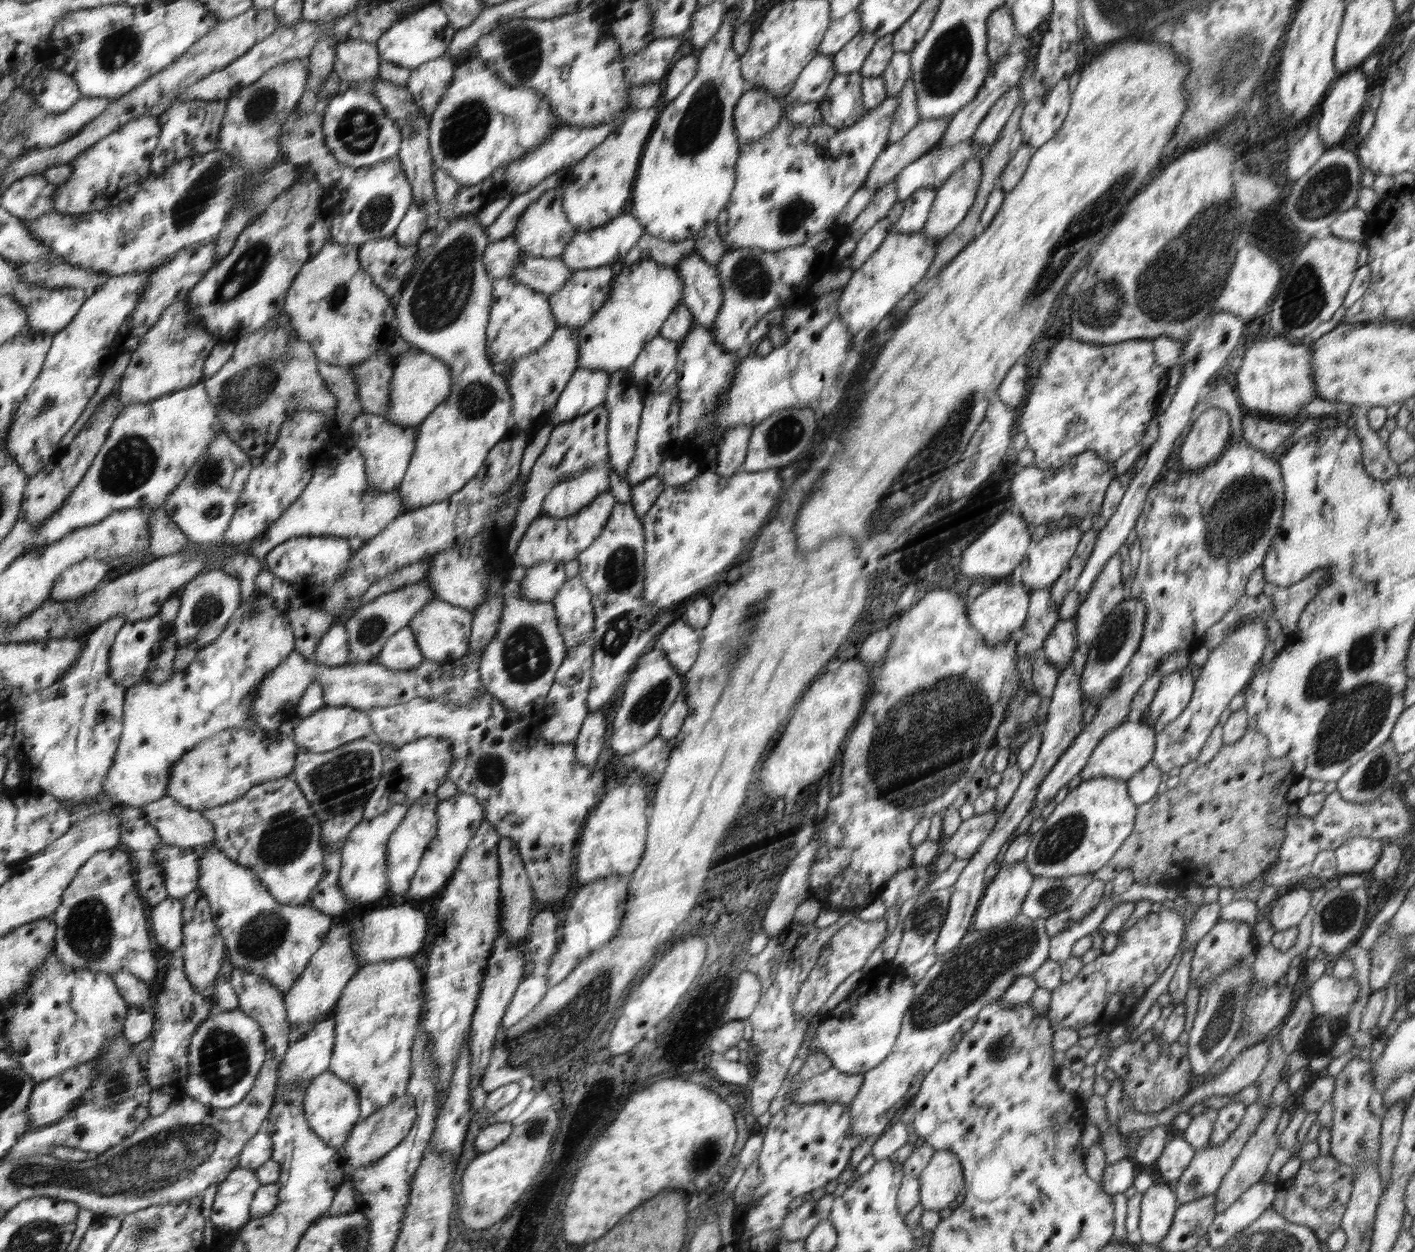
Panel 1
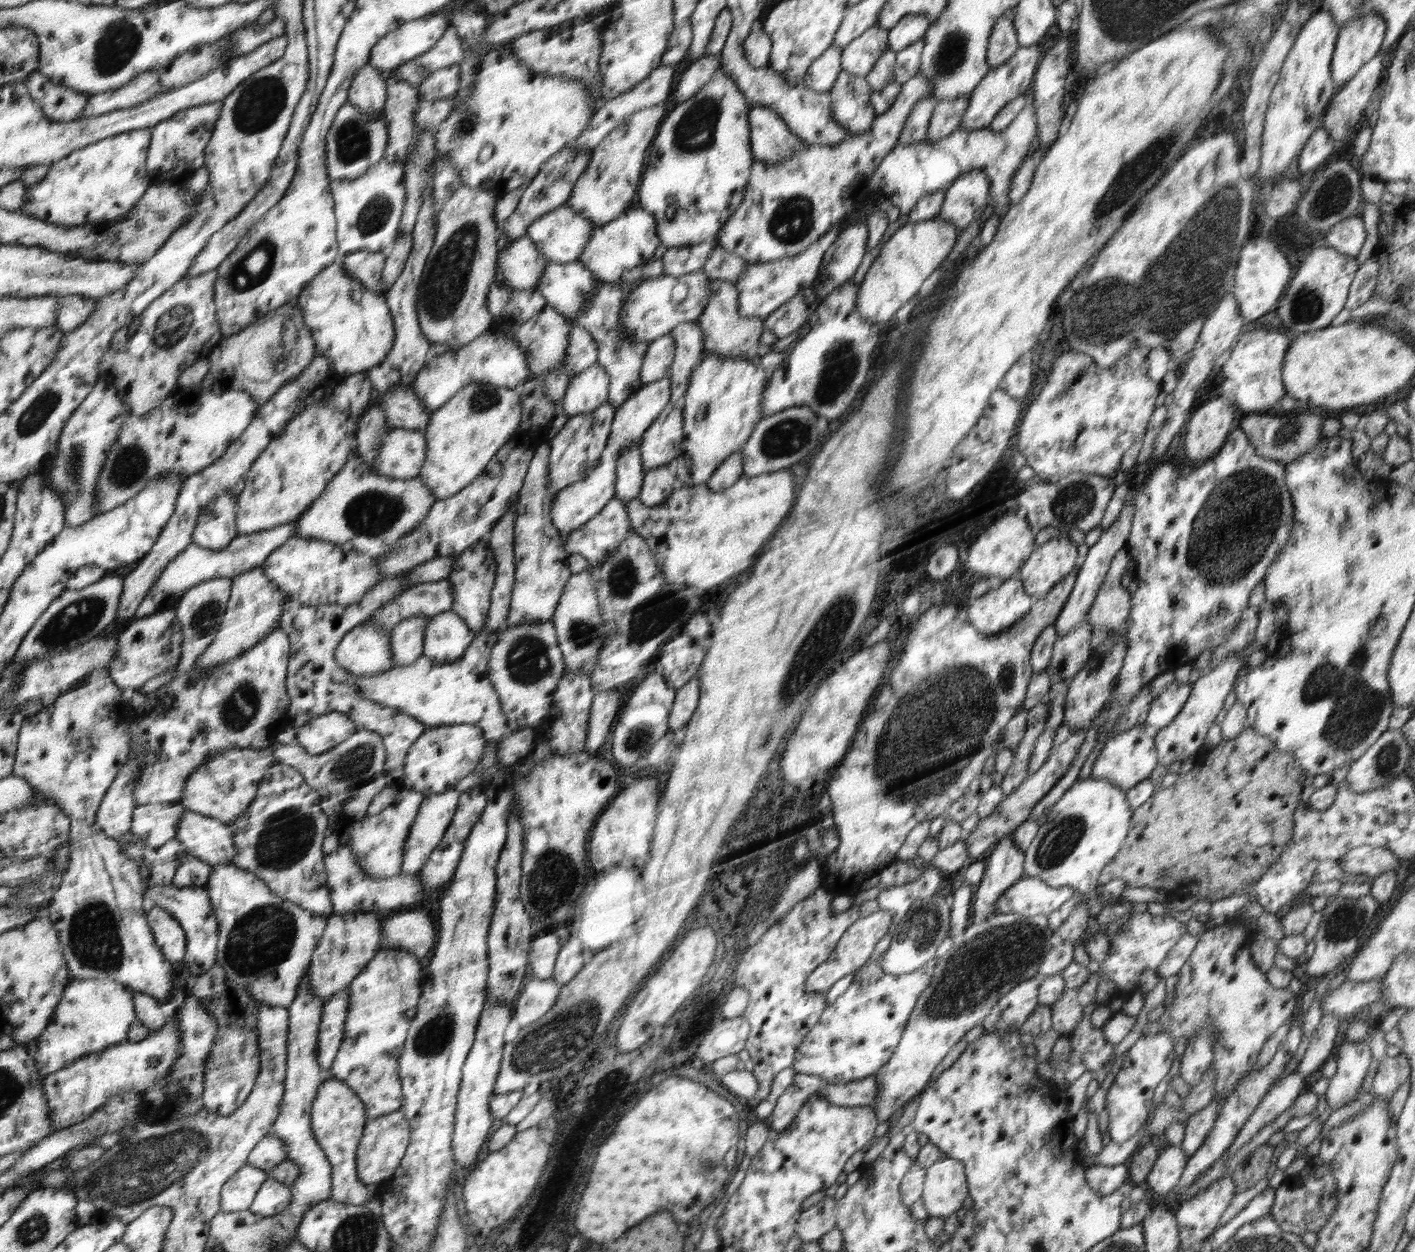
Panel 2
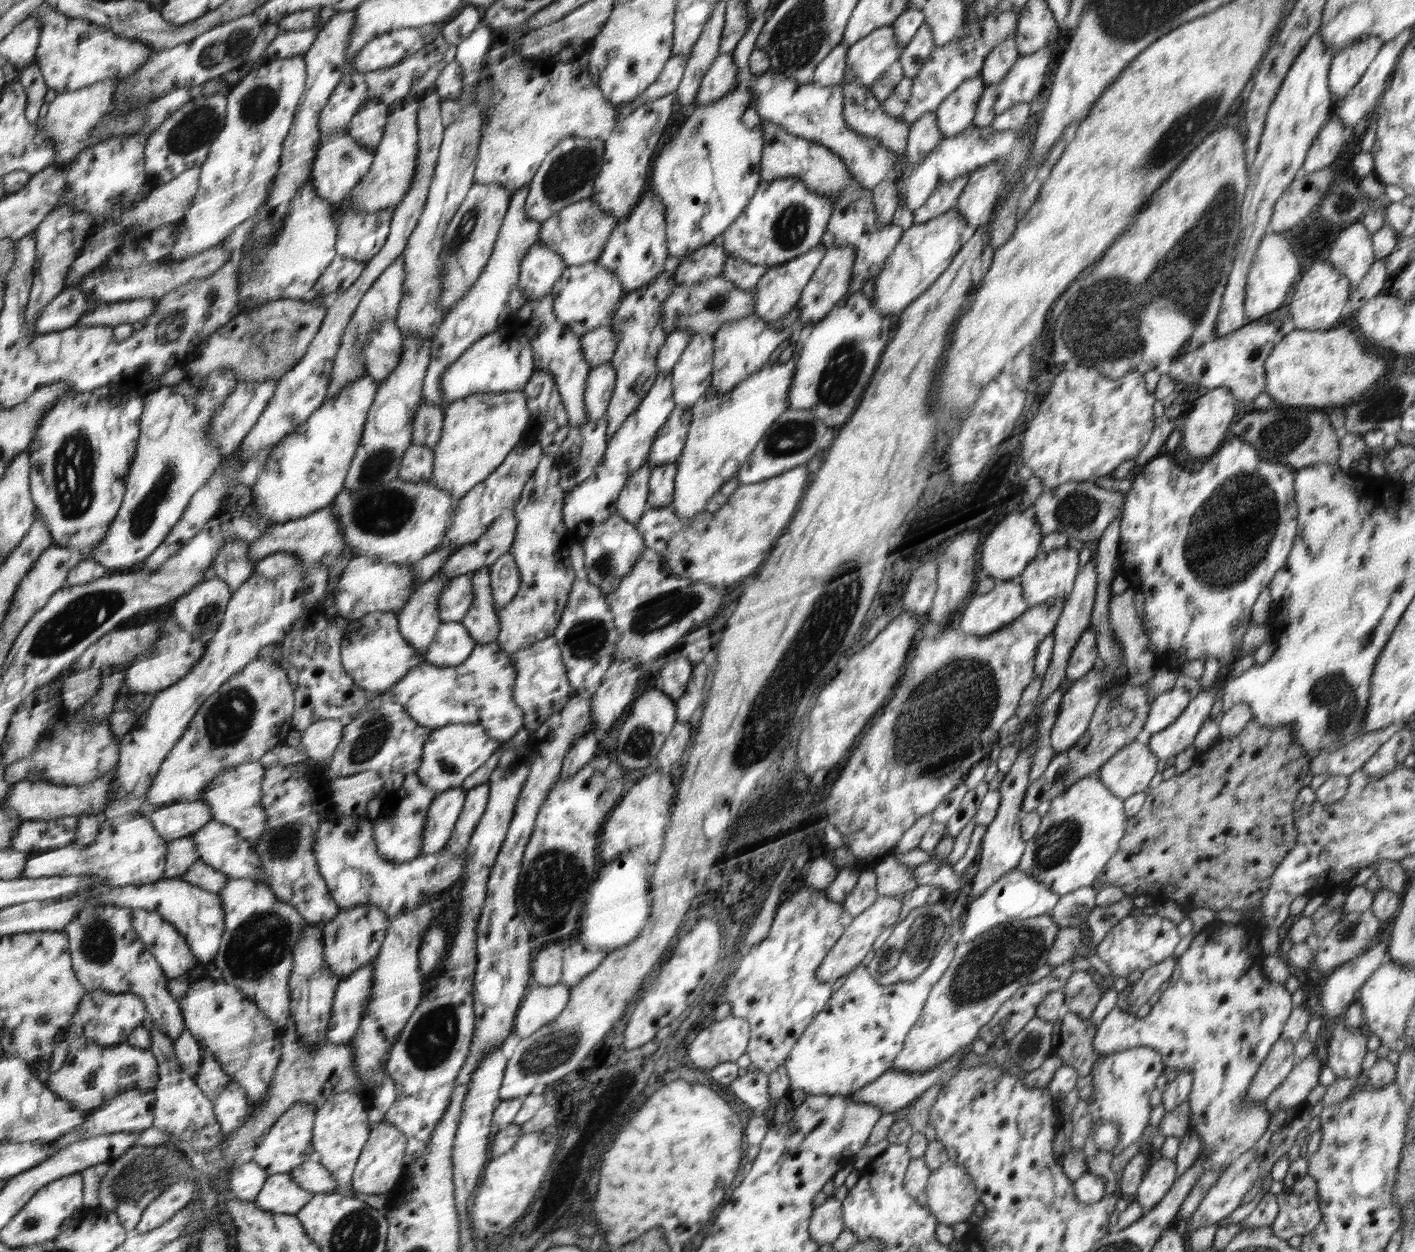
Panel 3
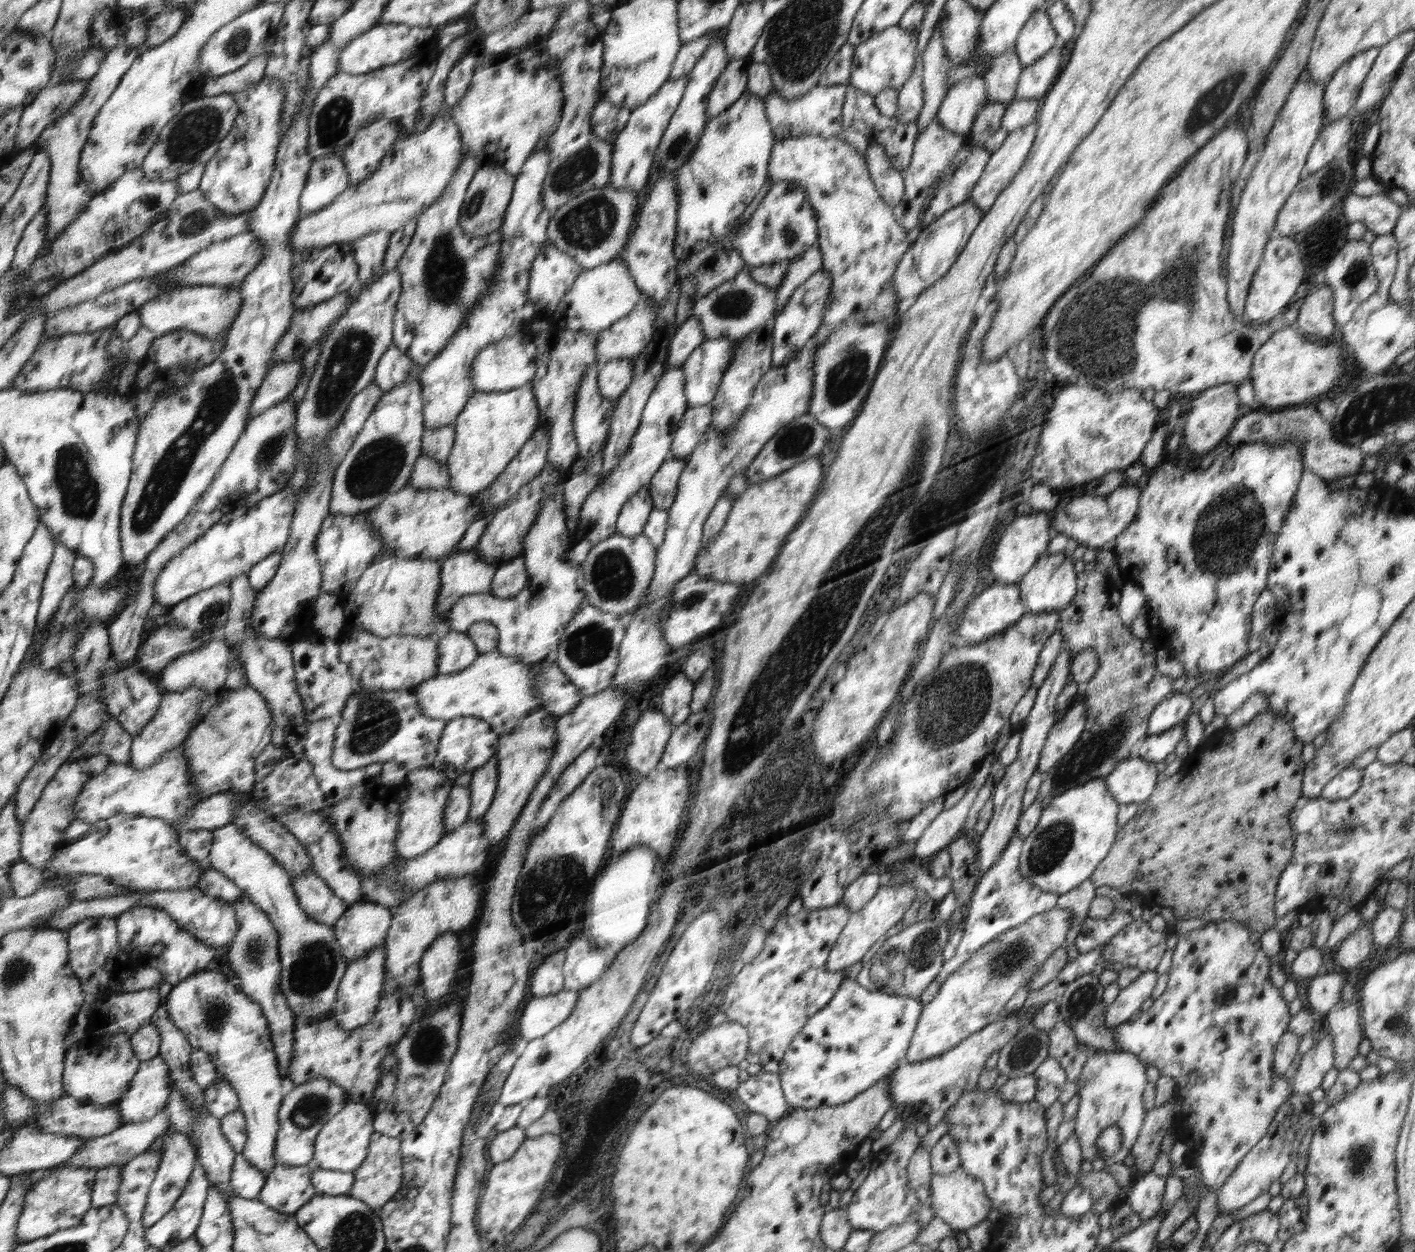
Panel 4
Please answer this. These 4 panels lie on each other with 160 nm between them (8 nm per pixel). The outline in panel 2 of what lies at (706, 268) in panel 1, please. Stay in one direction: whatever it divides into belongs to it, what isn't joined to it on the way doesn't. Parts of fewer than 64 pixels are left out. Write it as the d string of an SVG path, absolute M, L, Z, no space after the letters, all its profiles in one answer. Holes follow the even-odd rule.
M711 279L709 287L711 295L698 322L698 326L701 327L704 335L704 351L713 352L713 354L717 354L721 358L753 357L760 340L760 334L762 334L763 319L760 317L743 317L741 315L738 310L740 291L733 283L720 279Z

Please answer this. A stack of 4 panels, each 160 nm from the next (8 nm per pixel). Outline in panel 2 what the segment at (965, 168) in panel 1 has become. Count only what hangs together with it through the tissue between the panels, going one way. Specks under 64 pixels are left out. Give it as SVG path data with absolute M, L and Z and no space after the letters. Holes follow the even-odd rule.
M976 169L960 175L947 189L937 218L954 225L958 232L985 218L990 187L984 171Z

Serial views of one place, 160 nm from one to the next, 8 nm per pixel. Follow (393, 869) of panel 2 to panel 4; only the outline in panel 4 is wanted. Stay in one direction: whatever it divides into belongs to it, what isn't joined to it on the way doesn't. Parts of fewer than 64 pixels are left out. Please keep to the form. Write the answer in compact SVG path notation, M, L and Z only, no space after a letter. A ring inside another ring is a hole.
M432 766L408 771L396 794L396 802L400 803L396 847L400 856L407 859L418 857L436 846L445 835L445 806L453 787L454 781Z

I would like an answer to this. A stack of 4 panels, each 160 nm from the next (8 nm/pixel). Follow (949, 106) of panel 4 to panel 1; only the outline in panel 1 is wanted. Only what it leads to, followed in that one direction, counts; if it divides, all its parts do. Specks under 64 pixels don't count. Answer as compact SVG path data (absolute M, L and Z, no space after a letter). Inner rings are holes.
M947 117L922 121L894 144L887 145L874 162L866 180L865 188L880 189L886 182L891 182L908 163L929 151L943 137L947 127Z

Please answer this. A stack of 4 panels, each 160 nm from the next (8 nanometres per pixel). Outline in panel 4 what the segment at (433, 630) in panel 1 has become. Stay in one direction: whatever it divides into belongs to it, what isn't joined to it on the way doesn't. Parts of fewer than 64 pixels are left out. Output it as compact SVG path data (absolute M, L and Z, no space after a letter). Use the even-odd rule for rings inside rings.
M452 631L440 639L439 674L456 674L468 669L480 656L476 643L464 631Z

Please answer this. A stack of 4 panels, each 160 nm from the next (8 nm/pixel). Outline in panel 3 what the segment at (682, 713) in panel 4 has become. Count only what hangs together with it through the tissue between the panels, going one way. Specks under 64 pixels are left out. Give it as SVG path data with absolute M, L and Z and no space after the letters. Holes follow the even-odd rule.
M684 648L672 653L671 659L662 667L659 685L666 695L673 696L675 704L684 695L692 669L693 664L688 660Z

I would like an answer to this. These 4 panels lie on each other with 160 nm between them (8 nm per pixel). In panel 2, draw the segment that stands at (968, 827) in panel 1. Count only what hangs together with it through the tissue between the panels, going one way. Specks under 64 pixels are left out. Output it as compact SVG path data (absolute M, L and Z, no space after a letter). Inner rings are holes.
M1074 734L1068 740L1068 746L1070 748L1062 748L1062 744L1060 746L1054 746L1054 748L1052 747L1050 756L1048 756L1046 762L1034 774L1028 775L1014 792L1006 795L992 814L981 818L974 831L965 833L964 839L971 861L975 860L980 854L982 855L986 851L990 851L1002 837L1009 833L1012 834L1019 824L1022 824L1026 819L1030 818L1034 806L1066 774L1066 771L1070 768L1072 762L1074 762L1074 756L1078 754L1082 742L1084 742L1084 734Z

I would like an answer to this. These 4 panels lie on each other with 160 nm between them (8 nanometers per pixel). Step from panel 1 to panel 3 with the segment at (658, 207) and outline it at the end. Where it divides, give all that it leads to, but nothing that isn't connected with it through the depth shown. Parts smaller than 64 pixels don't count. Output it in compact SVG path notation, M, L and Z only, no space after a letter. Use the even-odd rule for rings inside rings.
M738 87L716 102L696 104L692 115L680 121L670 141L659 150L650 179L655 197L664 205L670 256L680 259L710 245L742 215L760 186L764 143L750 89Z

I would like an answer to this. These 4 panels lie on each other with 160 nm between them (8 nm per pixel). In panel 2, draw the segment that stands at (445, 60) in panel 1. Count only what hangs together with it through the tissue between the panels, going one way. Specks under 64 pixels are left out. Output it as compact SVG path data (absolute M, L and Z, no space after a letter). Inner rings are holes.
M459 64L449 65L428 75L418 90L421 100L452 99L461 86L461 68Z

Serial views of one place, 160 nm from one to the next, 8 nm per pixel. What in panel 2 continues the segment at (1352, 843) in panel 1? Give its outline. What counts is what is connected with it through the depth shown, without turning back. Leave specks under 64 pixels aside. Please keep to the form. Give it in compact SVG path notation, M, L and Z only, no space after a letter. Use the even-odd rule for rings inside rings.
M1365 844L1364 846L1353 848L1350 852L1342 856L1339 861L1344 872L1348 874L1365 874L1370 877L1370 881L1380 876L1387 870L1397 870L1399 868L1399 858L1387 848Z

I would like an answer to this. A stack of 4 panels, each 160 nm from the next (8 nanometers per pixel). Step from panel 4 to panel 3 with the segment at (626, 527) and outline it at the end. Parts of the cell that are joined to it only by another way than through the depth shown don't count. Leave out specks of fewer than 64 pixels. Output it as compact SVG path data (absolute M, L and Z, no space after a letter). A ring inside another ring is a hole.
M641 466L626 482L617 500L617 511L635 526L648 508L649 479L652 477L652 467Z

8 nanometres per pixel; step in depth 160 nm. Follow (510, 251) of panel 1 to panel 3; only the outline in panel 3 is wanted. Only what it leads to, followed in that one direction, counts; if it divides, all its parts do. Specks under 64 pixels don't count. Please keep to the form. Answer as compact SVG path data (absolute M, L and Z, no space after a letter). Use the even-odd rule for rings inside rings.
M539 240L521 262L518 288L528 301L548 296L566 267L562 257Z

